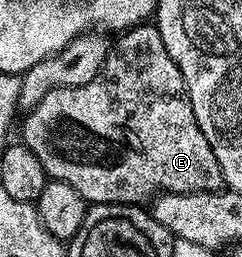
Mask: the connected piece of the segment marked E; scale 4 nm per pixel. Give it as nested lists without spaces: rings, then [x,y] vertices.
[[[155,24],[133,25],[132,28],[123,30],[117,37],[120,38],[114,41],[109,48],[108,58],[102,63],[98,75],[94,75],[94,79],[90,79],[90,83],[86,83],[82,87],[62,87],[50,91],[33,109],[29,109],[23,114],[24,137],[22,137],[22,143],[27,149],[34,151],[34,155],[38,155],[38,163],[42,163],[42,167],[48,172],[51,180],[70,183],[70,187],[74,187],[74,191],[78,191],[78,195],[82,195],[82,199],[92,205],[143,206],[161,193],[214,193],[223,190],[225,188],[224,176],[218,167],[218,159],[214,159],[214,151],[210,147],[206,135],[202,135],[202,127],[198,127],[198,123],[194,119],[192,104],[185,96],[182,71],[178,71],[174,59],[170,59],[170,51],[166,51],[166,43],[162,43],[162,35],[156,29]]]

